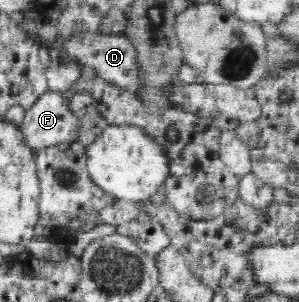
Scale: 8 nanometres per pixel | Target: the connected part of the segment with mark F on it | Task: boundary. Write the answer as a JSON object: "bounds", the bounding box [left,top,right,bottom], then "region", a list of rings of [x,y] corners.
{"bounds":[17,91,80,154],"region":[[[47,91],[40,96],[28,110],[22,122],[18,122],[17,128],[24,139],[24,145],[32,151],[33,154],[48,146],[56,146],[63,143],[70,143],[76,140],[80,123],[79,120],[70,113],[68,109],[69,100],[64,99],[62,94],[53,91]]]}

